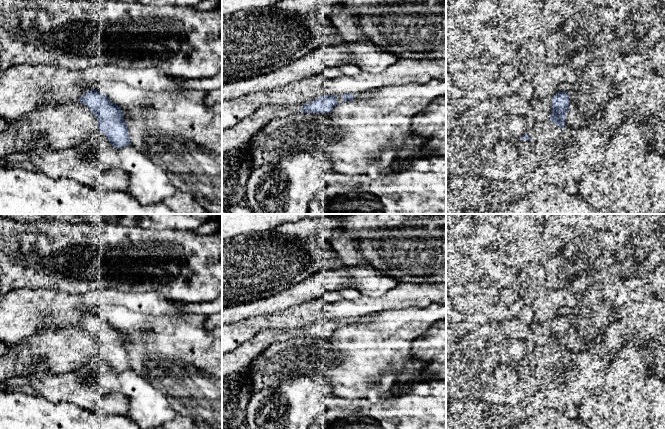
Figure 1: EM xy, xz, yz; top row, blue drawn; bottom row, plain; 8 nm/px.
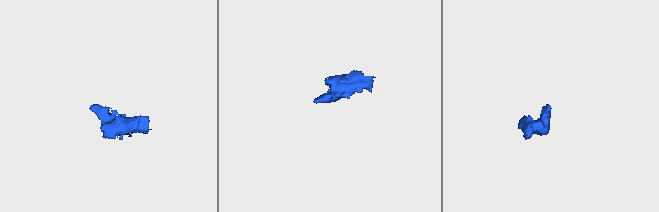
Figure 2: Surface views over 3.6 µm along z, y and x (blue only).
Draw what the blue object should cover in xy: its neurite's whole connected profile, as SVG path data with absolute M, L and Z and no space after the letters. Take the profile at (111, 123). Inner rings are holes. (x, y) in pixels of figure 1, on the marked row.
M91 89L78 101L66 103L46 97L35 112L10 121L6 129L0 130L0 158L21 152L49 152L74 147L97 130L106 136L114 148L131 145L121 107L106 95Z

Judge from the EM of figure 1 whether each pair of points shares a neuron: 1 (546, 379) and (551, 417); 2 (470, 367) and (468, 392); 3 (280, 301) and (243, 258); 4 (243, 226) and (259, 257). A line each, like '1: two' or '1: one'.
1: two
2: one
3: two
4: two

